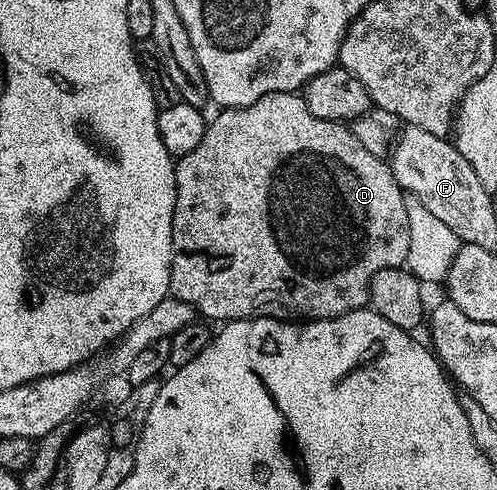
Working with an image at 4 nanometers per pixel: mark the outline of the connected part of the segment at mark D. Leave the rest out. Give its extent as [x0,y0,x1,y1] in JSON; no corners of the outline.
[170,91,410,321]

